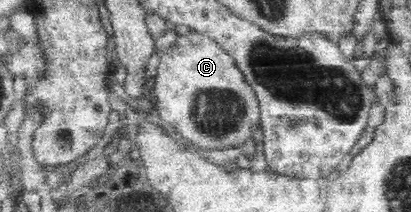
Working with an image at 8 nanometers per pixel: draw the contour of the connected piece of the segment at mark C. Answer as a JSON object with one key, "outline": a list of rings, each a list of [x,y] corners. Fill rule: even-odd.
{"outline":[[[190,31],[186,36],[178,35],[176,40],[160,54],[157,74],[154,78],[154,107],[164,122],[171,124],[183,142],[199,151],[239,147],[258,130],[260,124],[260,103],[254,88],[246,82],[233,56],[215,40],[205,34]]]}

